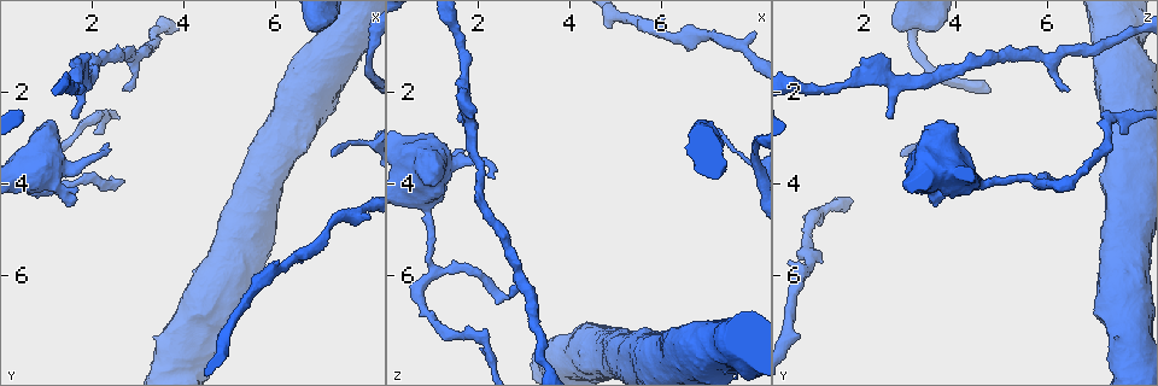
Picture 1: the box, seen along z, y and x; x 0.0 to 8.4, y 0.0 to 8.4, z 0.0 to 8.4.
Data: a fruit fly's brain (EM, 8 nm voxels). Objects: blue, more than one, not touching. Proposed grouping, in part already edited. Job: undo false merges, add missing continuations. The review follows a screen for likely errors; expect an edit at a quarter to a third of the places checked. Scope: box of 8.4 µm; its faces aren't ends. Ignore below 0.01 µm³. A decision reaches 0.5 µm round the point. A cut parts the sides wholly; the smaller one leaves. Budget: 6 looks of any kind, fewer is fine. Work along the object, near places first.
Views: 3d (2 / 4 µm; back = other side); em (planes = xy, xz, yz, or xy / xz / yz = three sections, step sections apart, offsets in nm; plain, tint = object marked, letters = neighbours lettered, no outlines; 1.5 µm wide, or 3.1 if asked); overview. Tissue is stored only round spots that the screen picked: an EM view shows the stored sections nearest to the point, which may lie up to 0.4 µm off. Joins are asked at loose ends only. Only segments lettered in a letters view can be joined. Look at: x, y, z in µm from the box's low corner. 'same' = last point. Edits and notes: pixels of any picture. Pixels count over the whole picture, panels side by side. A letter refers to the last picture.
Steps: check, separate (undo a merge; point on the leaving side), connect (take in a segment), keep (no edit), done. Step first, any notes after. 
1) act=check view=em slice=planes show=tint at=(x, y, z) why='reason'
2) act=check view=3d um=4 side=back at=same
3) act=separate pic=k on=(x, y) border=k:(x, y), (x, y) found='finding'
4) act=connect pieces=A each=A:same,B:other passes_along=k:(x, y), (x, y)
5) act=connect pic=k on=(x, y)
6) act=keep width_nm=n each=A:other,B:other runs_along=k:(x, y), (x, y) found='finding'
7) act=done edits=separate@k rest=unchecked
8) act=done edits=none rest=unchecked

act=check view=em slice=planes show=letters at=(2.65, 1.95, 6.45) why='an open end'

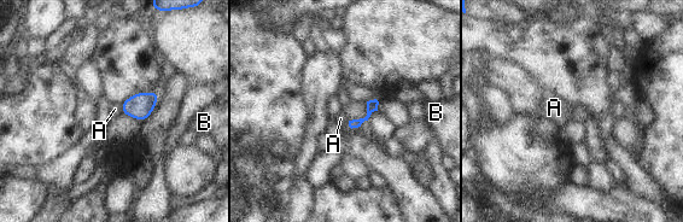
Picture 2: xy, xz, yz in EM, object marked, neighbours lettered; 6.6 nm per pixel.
act=keep each=A:other,B:other border=2:(121, 104), (122, 112) found='none of them fits'

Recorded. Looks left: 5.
act=check view=em slice=yz step=4 show=letters at=(1.55, 2.55, 2.50) why='branch stops here'

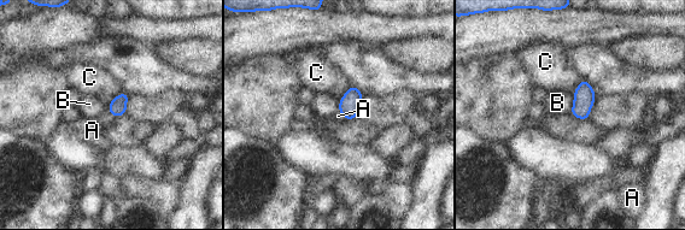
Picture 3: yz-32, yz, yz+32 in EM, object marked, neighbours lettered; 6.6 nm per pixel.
act=connect pieces=A each=A:same,B:other,C:other found='the neuron continues'

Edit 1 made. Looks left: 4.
act=check view=overview why='see it whole again'

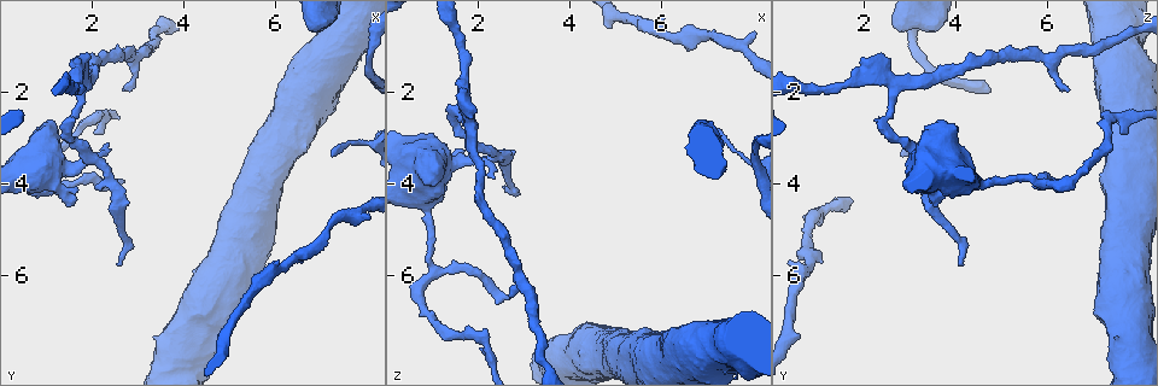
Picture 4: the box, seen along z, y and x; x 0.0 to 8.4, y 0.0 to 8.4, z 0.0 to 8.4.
act=check view=em slice=xy step=4 show=tint at=(6.85, 0.65, 2.70) why='free end'

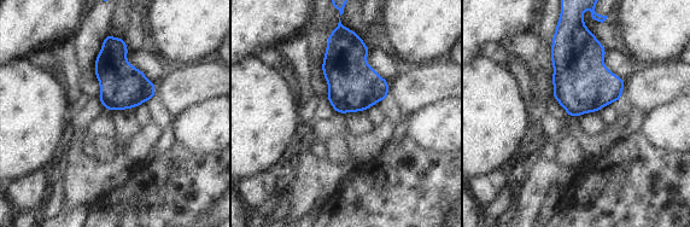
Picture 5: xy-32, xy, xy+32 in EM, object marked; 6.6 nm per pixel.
act=check view=em slice=planes show=letters at=same why='cut it another way'

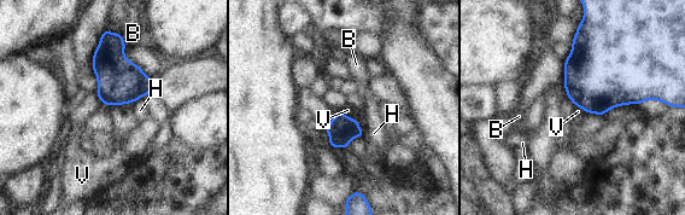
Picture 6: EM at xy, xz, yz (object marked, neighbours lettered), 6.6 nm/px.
act=keep each=B:other,H:other,V:other border=6:(340, 110), (353, 117), (363, 132) found='none of them fits'

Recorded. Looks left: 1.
act=done edits=connect@3 rest=unchecked

